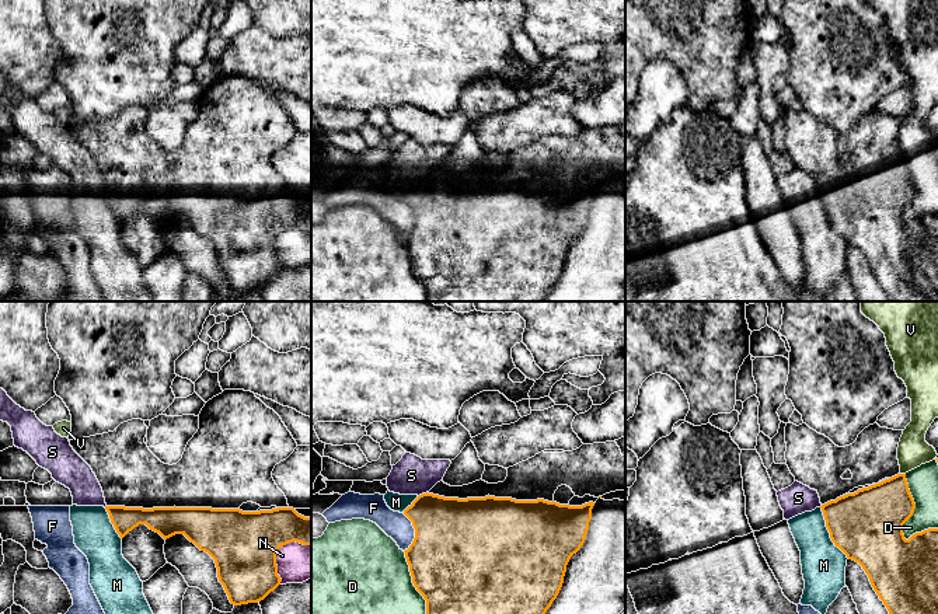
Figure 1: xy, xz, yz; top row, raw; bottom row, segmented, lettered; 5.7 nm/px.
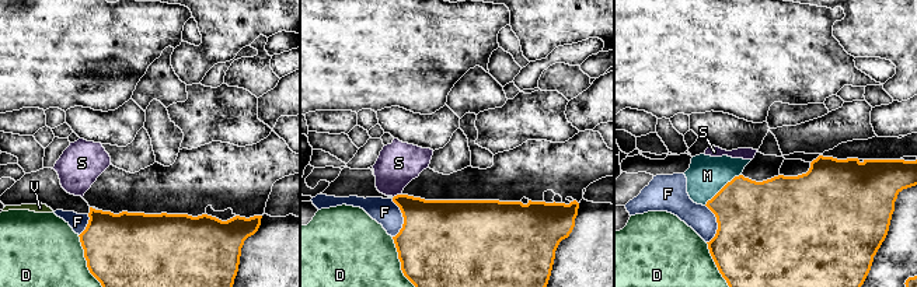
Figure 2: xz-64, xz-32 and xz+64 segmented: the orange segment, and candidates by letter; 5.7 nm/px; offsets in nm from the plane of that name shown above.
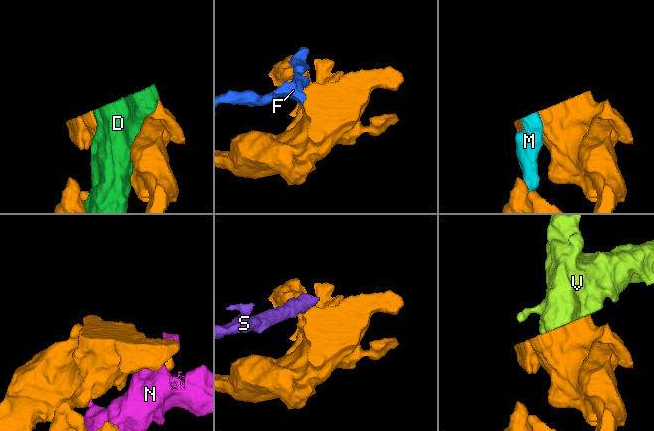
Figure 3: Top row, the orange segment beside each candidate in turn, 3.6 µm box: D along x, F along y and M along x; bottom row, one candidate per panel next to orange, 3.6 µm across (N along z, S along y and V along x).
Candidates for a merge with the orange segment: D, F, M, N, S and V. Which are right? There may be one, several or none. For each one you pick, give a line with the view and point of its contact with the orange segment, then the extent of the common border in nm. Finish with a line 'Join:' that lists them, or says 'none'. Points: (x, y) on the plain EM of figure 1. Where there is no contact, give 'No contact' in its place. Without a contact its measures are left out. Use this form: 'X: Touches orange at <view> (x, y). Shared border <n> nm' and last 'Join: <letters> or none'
Join: none

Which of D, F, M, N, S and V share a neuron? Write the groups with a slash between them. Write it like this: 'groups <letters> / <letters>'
groups D V / F / M S / N

